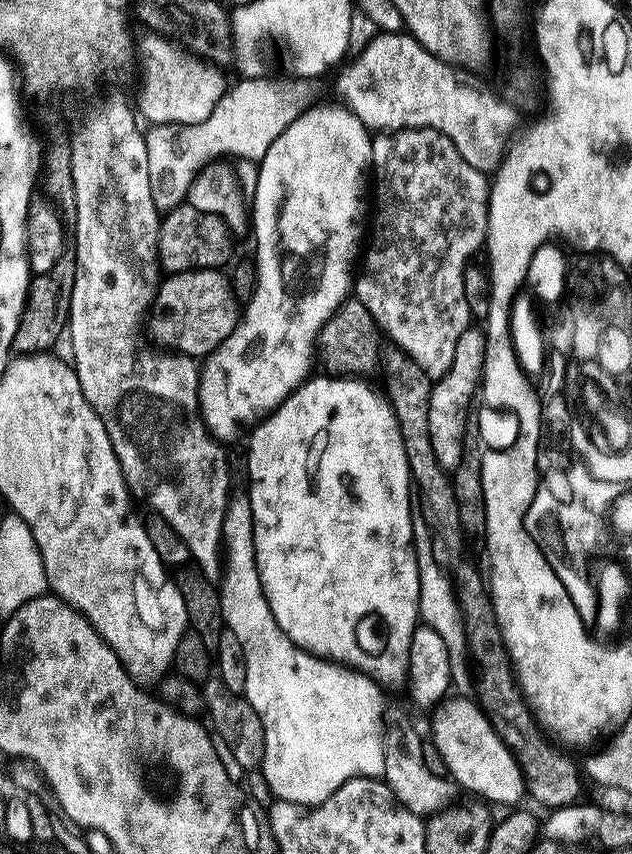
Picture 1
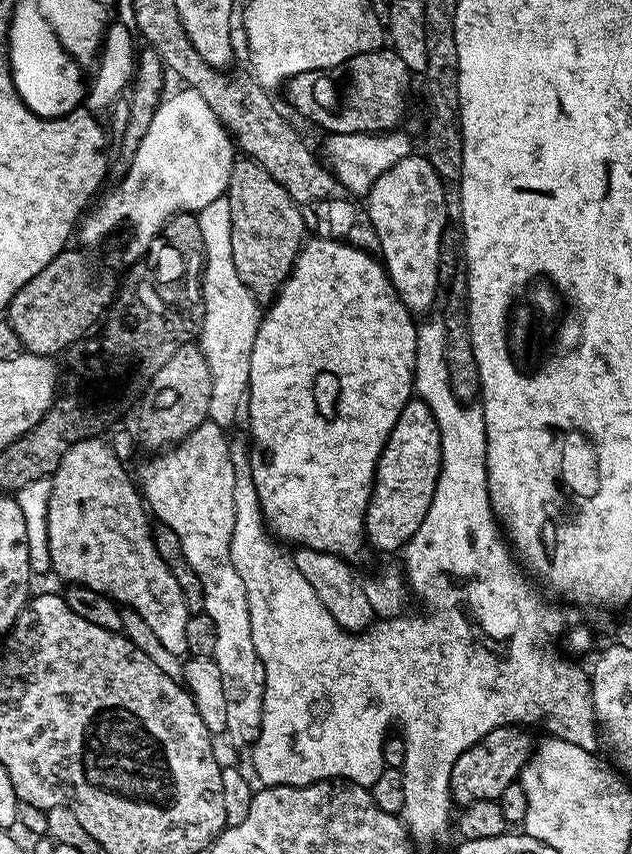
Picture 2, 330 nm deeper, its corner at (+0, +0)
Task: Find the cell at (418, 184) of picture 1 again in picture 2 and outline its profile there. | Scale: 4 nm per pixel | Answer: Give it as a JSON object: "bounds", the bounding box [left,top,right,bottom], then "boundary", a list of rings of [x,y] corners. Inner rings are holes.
{"bounds":[366,154,448,314],"boundary":[[[413,154],[402,159],[397,165],[383,173],[366,197],[368,203],[368,220],[376,231],[376,240],[380,243],[379,255],[388,270],[388,277],[402,302],[413,314],[424,312],[436,300],[436,287],[442,284],[442,265],[440,254],[445,247],[444,227],[448,224],[448,192],[444,177],[429,162],[427,155]]]}

